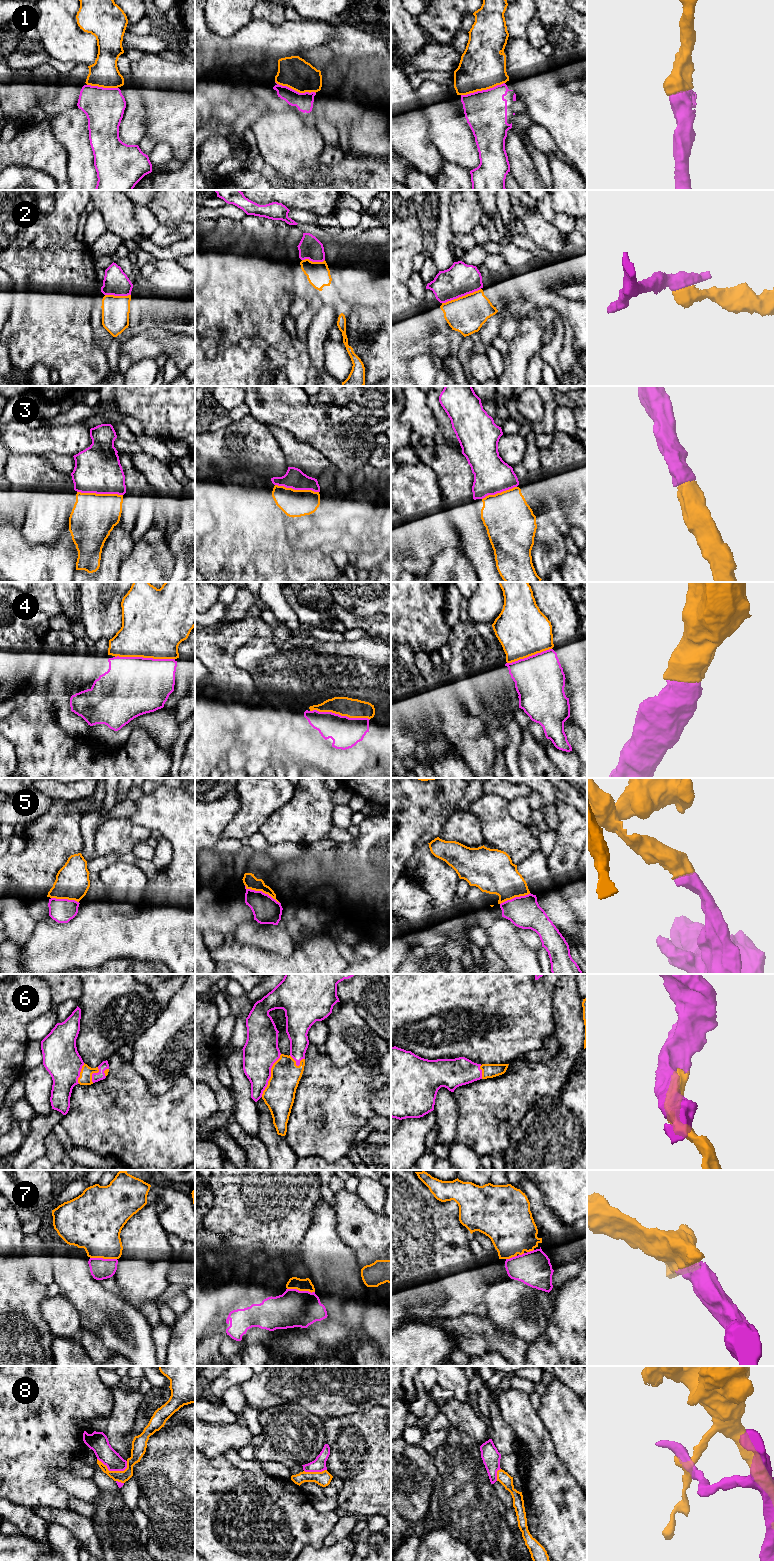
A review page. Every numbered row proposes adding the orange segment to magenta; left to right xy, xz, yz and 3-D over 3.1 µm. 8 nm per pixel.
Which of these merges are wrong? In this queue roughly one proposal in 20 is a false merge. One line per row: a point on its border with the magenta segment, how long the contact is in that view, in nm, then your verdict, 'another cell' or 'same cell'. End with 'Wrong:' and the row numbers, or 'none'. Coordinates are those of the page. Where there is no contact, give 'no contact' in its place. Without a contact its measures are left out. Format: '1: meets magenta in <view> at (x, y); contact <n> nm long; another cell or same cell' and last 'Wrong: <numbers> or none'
1: meets magenta in yz at (482, 90); contact 360 nm long; same cell
2: meets magenta in yz at (461, 296); contact 340 nm long; same cell
3: meets magenta in xy at (100, 493); contact 360 nm long; same cell
4: meets magenta in xy at (145, 658); contact 480 nm long; same cell
5: meets magenta in xz at (261, 891); contact 320 nm long; same cell
6: meets magenta in xz at (270, 1075); contact 380 nm long; same cell
7: meets magenta in xz at (301, 1291); contact 220 nm long; same cell
8: meets magenta in xy at (112, 1470); contact 260 nm long; another cell
Wrong: 8

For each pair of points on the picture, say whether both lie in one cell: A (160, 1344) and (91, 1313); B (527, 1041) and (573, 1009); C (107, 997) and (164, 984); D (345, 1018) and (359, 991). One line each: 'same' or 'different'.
A: different
B: different
C: different
D: different

